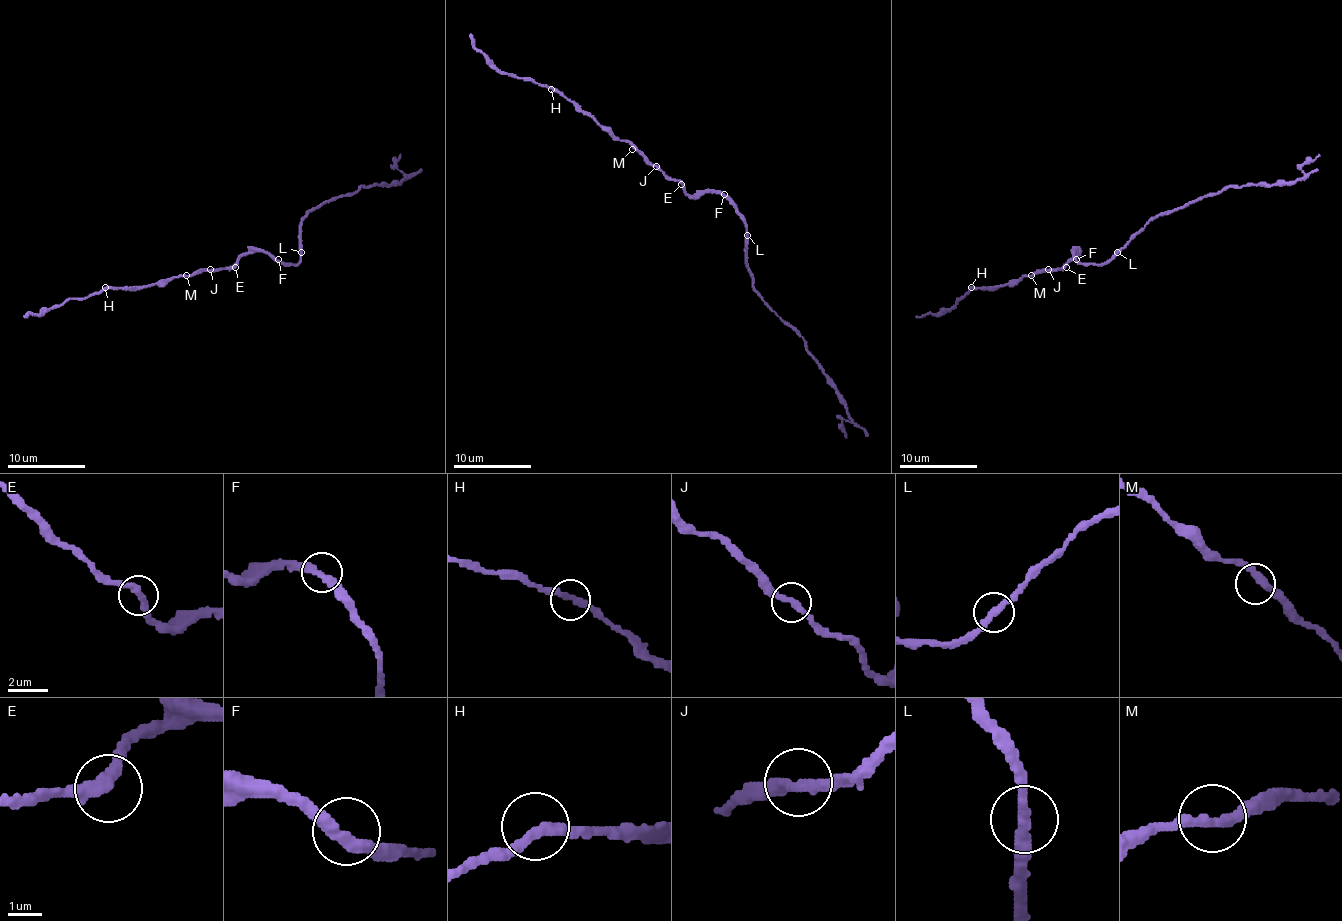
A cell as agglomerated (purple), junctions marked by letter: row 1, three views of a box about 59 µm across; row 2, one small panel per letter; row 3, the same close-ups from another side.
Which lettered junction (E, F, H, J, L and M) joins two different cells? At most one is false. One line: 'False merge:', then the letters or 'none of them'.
False merge: none of them

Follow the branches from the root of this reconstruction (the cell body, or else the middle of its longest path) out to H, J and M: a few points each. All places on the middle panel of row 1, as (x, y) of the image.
H: (722, 196), (716, 192), (689, 196), (677, 180), (669, 180), (627, 141), (615, 139), (574, 102), (551, 89)
J: (722, 196), (716, 192), (689, 196), (677, 180), (669, 180), (656, 166)
M: (722, 196), (716, 192), (689, 196), (677, 180), (669, 180), (632, 149)

